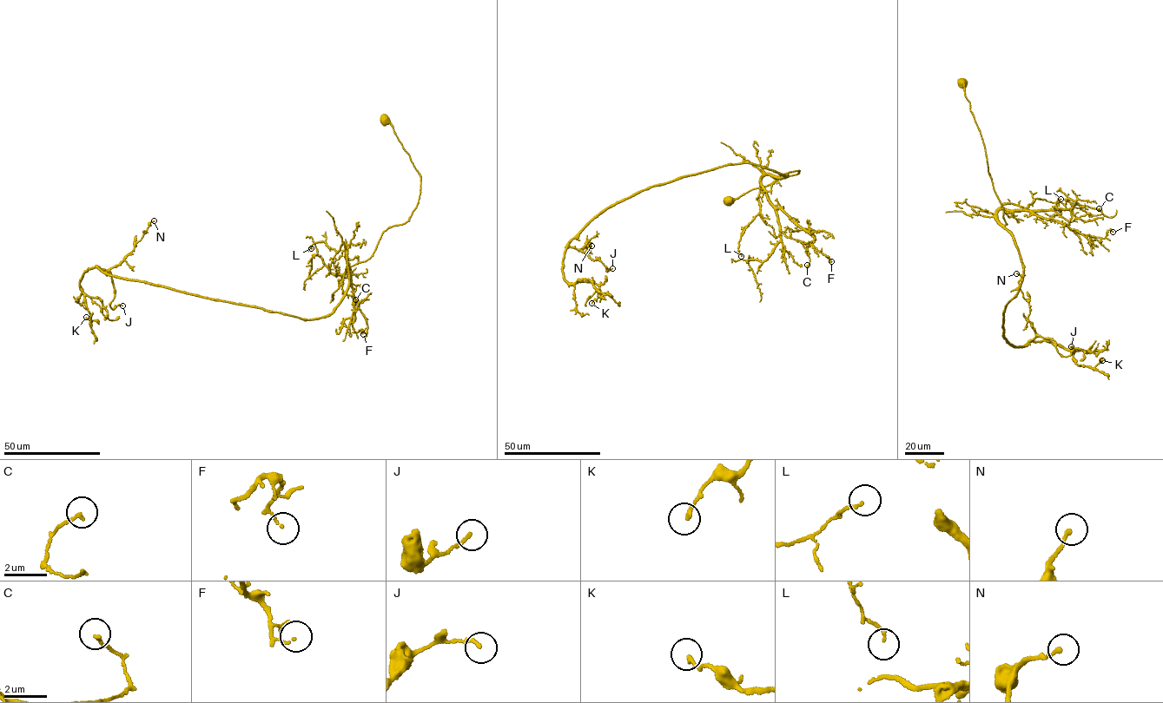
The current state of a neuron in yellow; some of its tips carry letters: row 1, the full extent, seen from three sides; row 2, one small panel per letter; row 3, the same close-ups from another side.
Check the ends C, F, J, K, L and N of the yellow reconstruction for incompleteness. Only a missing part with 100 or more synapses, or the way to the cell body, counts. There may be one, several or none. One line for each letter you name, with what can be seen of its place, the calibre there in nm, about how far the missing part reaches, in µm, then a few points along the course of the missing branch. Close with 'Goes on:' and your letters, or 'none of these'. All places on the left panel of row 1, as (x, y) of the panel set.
Goes on: none of these

